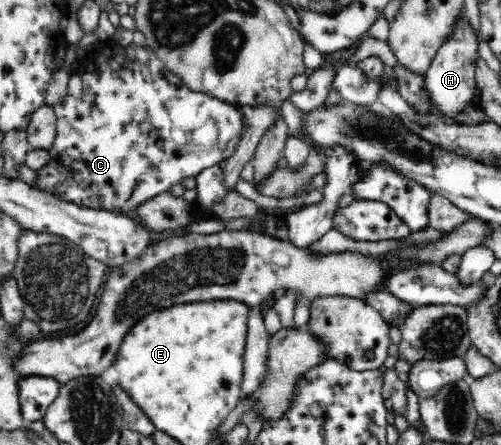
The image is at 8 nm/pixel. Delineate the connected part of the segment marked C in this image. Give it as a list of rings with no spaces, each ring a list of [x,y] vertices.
[[[130,44],[130,46],[108,46],[98,48],[98,45],[78,61],[76,71],[69,78],[66,94],[53,106],[57,116],[57,129],[54,144],[49,148],[49,162],[39,170],[37,187],[56,195],[60,200],[73,202],[86,208],[104,209],[110,212],[125,213],[138,208],[142,202],[151,199],[161,192],[168,192],[174,184],[196,176],[211,166],[218,165],[232,156],[236,142],[242,134],[242,113],[237,106],[229,105],[221,99],[211,97],[203,92],[190,90],[182,79],[174,74],[154,52],[146,47]]]

